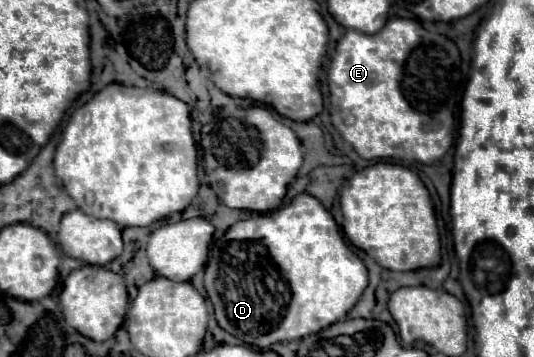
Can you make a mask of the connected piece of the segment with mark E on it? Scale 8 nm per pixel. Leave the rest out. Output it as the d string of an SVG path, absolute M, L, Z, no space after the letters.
M393 17L379 33L365 35L347 31L337 43L329 69L331 121L363 159L385 157L433 165L453 143L453 109L461 101L463 89L465 83L457 45L445 35L425 31L413 19Z

